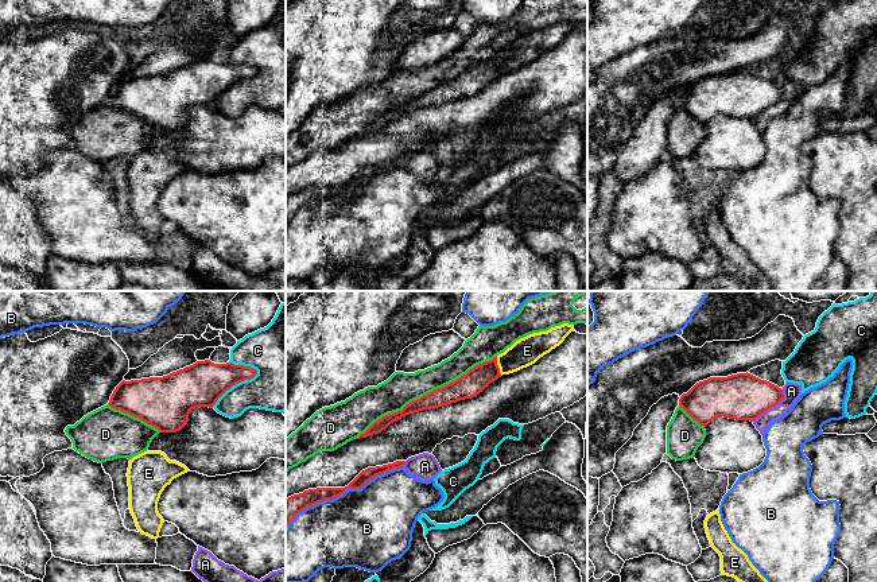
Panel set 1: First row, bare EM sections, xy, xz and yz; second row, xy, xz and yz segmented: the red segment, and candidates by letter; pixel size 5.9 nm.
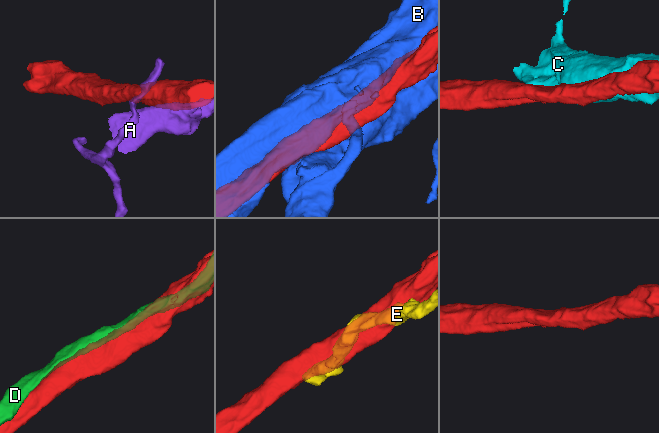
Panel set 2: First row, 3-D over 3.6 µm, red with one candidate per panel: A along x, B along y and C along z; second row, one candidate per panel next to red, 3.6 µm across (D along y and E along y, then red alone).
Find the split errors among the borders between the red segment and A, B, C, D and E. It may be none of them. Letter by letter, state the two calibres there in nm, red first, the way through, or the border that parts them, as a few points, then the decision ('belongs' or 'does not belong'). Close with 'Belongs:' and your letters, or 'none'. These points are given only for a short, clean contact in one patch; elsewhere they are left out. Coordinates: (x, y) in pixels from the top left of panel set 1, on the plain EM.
A: 280/100 nm | along yz (783, 88), (783, 96), (752, 119) | does not belong
B: 100/480 nm | does not belong
C: 260/280 nm | does not belong
D: 140/190 nm | belongs
E: 150/170 nm | does not belong
Belongs: D

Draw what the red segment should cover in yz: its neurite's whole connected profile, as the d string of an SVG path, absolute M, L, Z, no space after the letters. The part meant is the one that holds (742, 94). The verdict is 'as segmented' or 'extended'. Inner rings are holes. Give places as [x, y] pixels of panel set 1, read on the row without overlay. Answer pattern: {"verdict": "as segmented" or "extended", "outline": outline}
{"verdict": "extended", "outline": "M748 70L699 79L687 92L680 94L679 104L667 124L667 152L676 159L694 156L698 146L706 136L705 125L713 117L723 115L753 120L783 97L781 86Z"}

